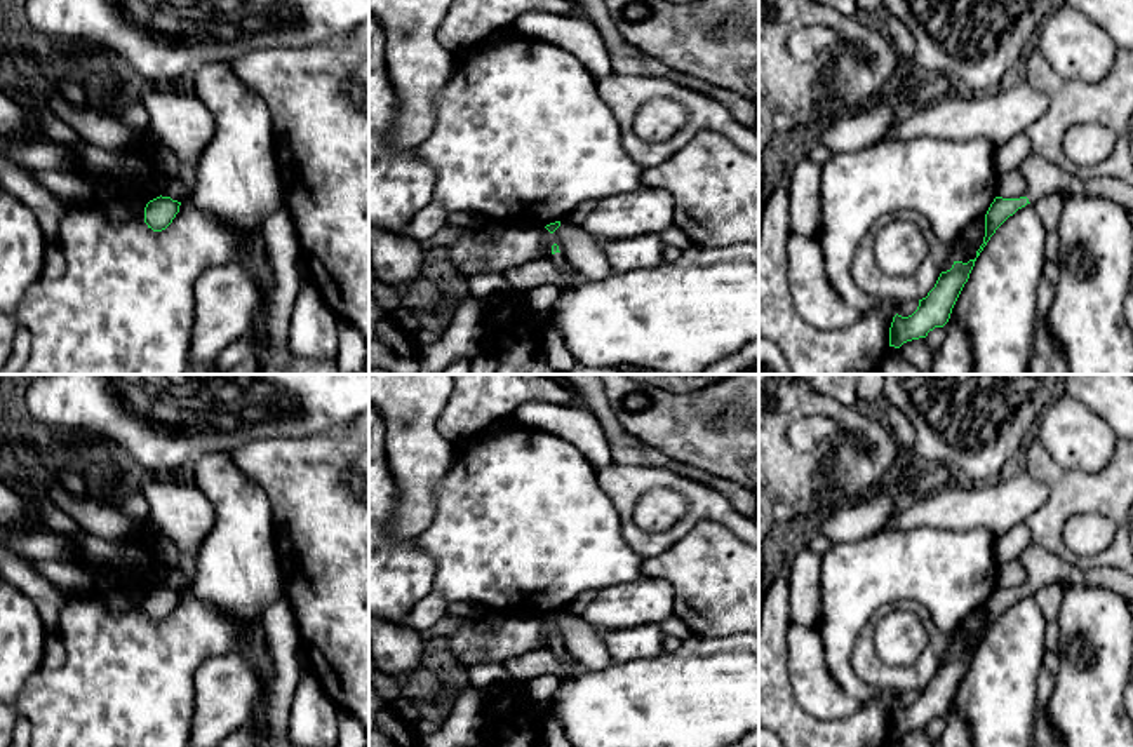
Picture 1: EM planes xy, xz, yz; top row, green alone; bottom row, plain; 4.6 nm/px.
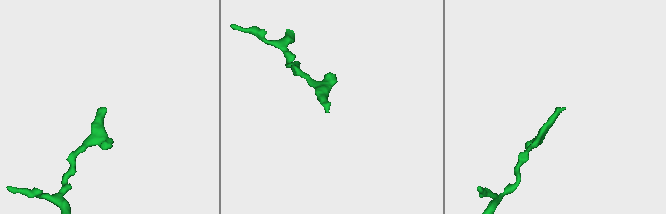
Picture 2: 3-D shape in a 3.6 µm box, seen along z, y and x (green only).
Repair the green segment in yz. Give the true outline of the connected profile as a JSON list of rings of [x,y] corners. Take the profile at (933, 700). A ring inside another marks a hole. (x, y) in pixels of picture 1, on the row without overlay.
[[[976,648],[968,653],[954,651],[950,660],[940,663],[928,686],[919,690],[919,697],[912,705],[902,707],[896,703],[889,717],[889,737],[900,738],[907,731],[926,728],[935,717],[943,717],[975,651]]]

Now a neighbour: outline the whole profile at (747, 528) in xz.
[[[609,461],[597,470],[597,479],[621,517],[627,543],[642,559],[668,550],[703,519],[719,522],[745,543],[759,547],[759,524],[752,517],[740,514],[722,493],[670,470]],[[651,488],[675,489],[687,501],[686,514],[663,533],[647,533],[634,524],[635,503]]]

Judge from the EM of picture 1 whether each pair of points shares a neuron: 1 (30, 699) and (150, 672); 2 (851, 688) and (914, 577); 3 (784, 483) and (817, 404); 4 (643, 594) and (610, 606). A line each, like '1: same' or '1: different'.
1: same
2: same
3: same
4: same

